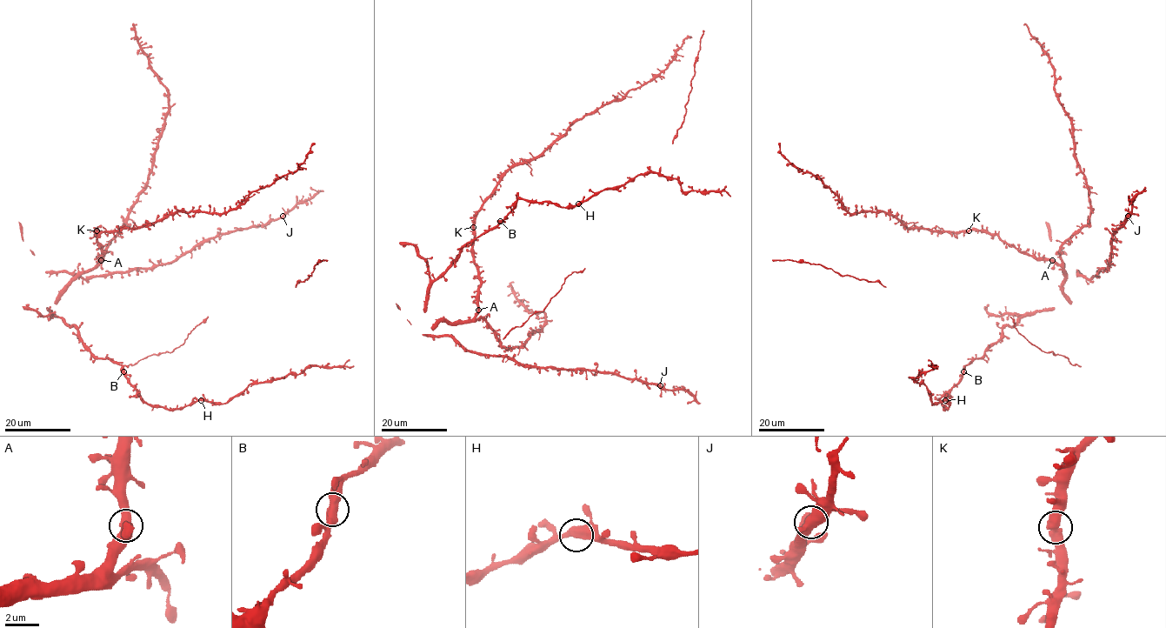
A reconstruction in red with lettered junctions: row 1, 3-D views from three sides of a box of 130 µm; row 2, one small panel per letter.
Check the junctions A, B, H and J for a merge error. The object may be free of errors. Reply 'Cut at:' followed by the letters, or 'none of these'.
Cut at: none of these

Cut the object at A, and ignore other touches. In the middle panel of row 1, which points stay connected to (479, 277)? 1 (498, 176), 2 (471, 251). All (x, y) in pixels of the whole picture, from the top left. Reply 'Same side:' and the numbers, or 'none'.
Same side: 1, 2

